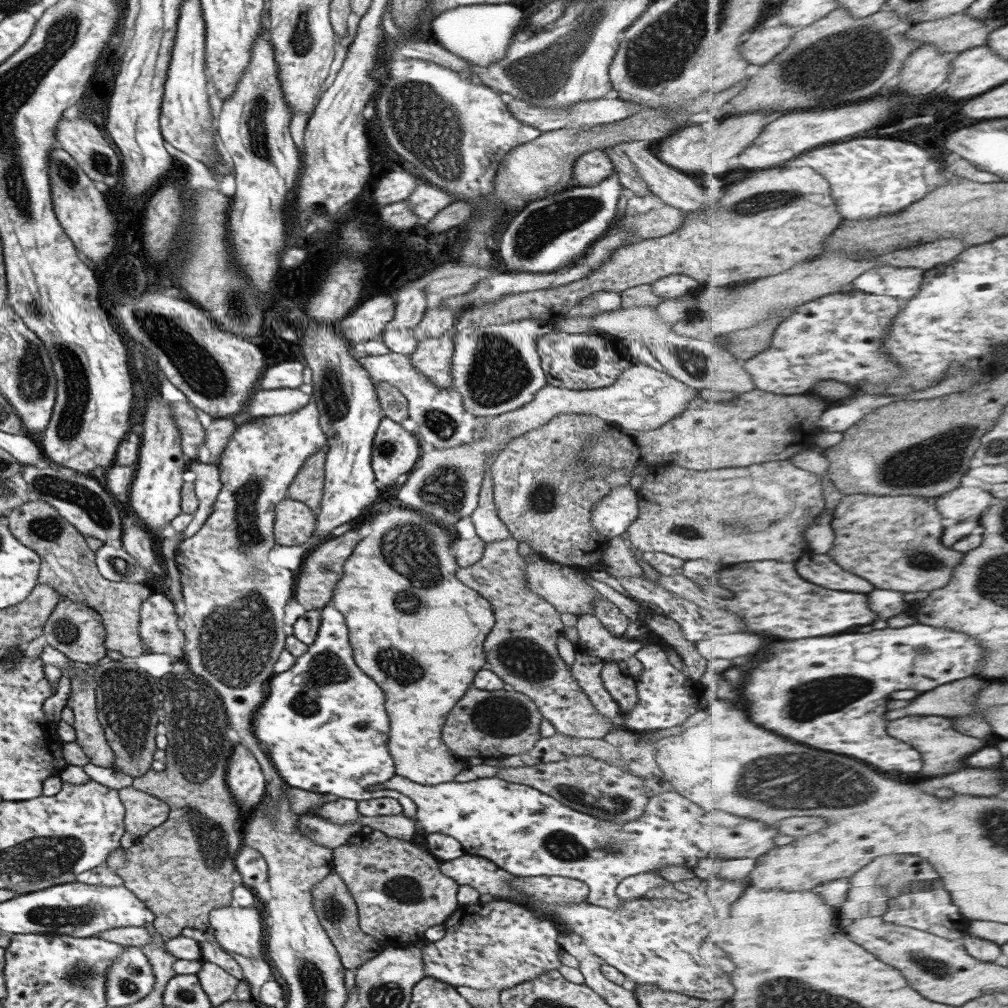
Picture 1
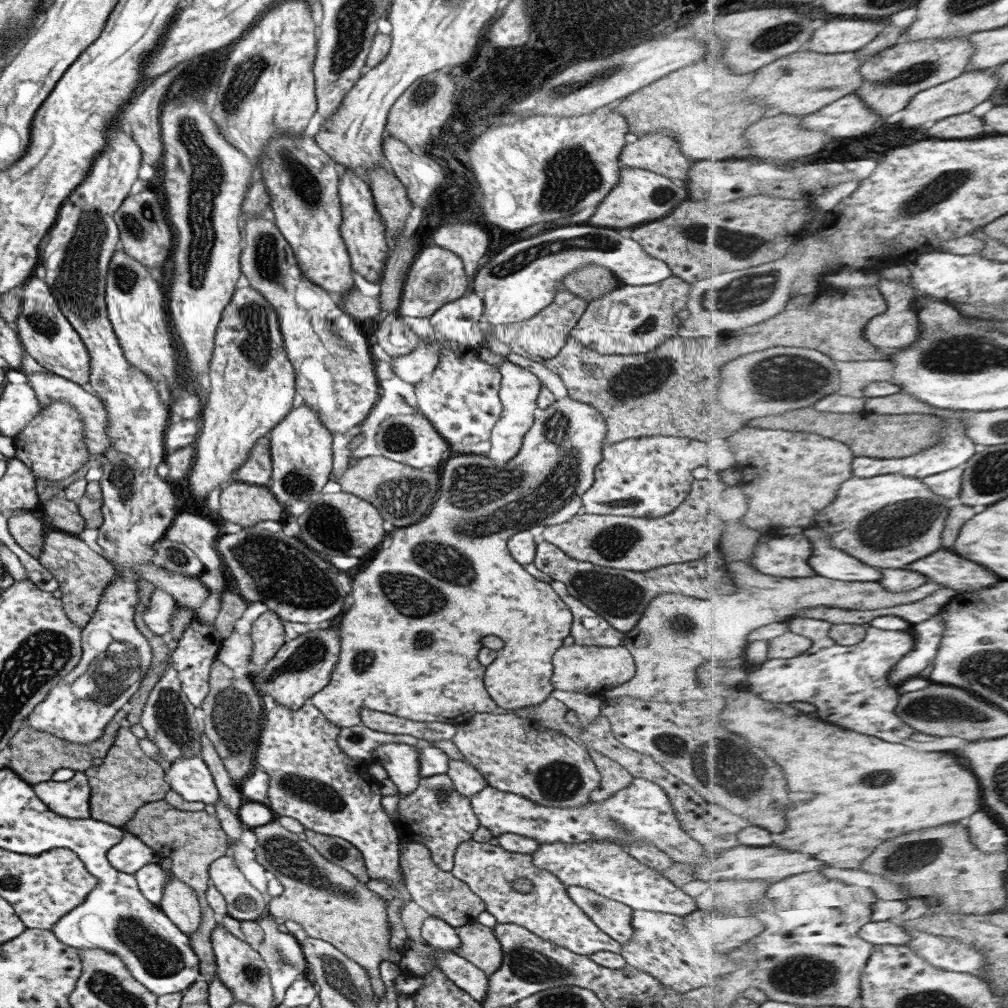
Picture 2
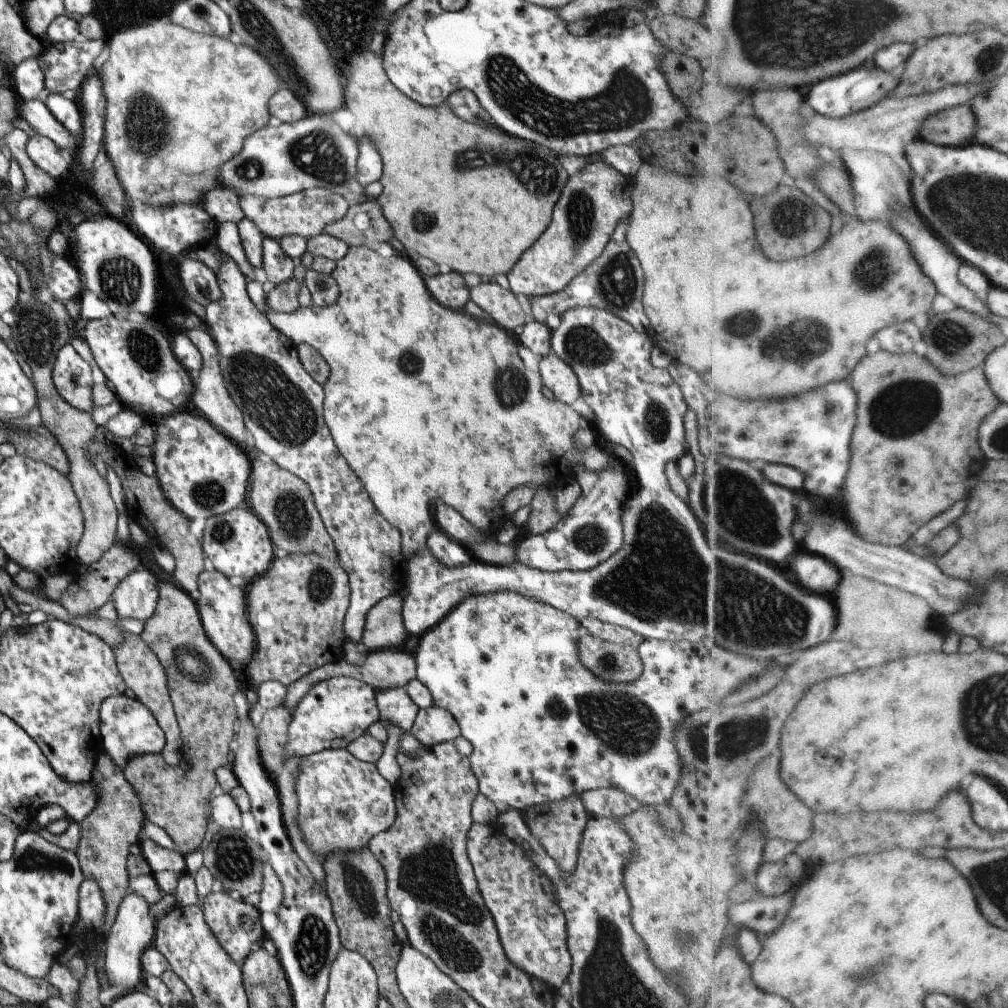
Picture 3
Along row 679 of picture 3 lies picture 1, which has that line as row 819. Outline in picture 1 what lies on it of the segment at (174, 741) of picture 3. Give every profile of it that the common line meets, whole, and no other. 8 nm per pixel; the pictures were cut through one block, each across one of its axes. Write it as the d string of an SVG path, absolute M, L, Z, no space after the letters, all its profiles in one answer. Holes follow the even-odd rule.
M132 786L120 789L118 794L125 806L125 832L132 836L143 837L168 818L168 804L155 796Z

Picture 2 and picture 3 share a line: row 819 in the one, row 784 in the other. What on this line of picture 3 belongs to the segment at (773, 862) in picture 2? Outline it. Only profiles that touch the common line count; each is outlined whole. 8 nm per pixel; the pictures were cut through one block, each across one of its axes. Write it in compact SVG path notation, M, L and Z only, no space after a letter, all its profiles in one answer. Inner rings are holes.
M498 591L466 597L454 605L436 626L419 637L419 647L414 655L416 677L430 690L434 706L437 705L452 712L452 716L456 718L456 722L460 726L461 736L464 736L474 746L474 754L471 754L469 758L472 772L478 778L479 792L482 792L499 808L522 811L532 808L532 806L546 804L546 802L564 800L574 794L580 796L582 792L597 788L616 788L616 790L624 791L624 794L636 798L644 806L666 804L671 800L673 792L680 782L680 776L682 776L680 768L684 768L684 764L680 762L680 756L676 754L674 742L672 742L674 726L680 728L680 722L684 722L684 718L688 718L694 712L710 708L710 706L718 708L732 693L744 689L751 682L759 681L760 678L764 678L764 674L782 673L787 669L789 663L787 659L760 660L757 657L728 651L720 645L707 646L700 642L668 642L665 639L648 638L637 646L643 664L642 674L632 682L604 682L604 680L596 678L596 674L592 674L592 670L584 668L580 662L578 638L584 633L580 621L576 620L572 614L566 614L562 610L556 610L552 605L548 606L536 599L526 598L522 594Z

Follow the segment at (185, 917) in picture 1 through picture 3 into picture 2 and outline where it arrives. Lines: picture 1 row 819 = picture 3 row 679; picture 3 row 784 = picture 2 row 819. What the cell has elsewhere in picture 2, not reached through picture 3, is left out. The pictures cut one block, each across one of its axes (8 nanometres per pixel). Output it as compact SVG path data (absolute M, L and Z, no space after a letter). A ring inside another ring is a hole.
M162 799L141 806L132 820L124 826L136 838L139 838L146 846L163 858L171 858L173 866L171 871L174 876L192 887L197 894L197 900L201 907L201 923L198 932L189 936L189 942L199 958L201 978L209 982L217 976L217 962L215 952L212 947L211 935L216 928L218 921L210 908L206 899L206 890L210 884L209 869L214 860L224 856L229 848L230 838L220 827L219 819L216 815L209 815L203 809L198 812L183 811L174 808Z

